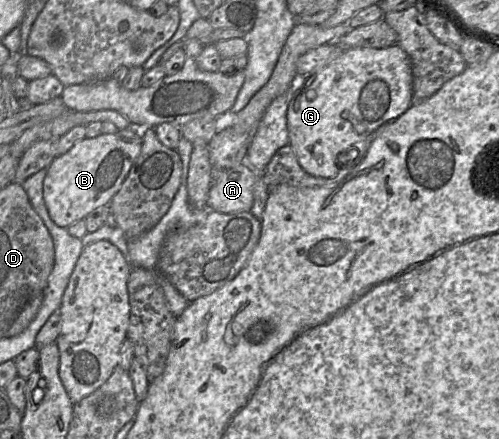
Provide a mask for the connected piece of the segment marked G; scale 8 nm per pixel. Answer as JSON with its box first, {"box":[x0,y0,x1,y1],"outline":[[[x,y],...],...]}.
{"box":[287,45,413,178],"outline":[[[393,45],[383,49],[376,48],[349,48],[344,49],[343,53],[334,61],[326,66],[308,73],[306,76],[302,76],[298,80],[298,89],[294,93],[291,101],[289,102],[287,110],[287,128],[289,134],[289,144],[292,146],[296,158],[302,167],[308,174],[321,177],[330,178],[335,177],[340,172],[340,163],[347,160],[356,161],[357,158],[363,159],[365,156],[359,156],[359,151],[354,150],[354,145],[360,141],[370,140],[370,143],[375,138],[377,131],[384,127],[387,123],[397,119],[403,113],[405,113],[412,105],[413,95],[413,75],[411,69],[411,63],[408,55],[398,45]]]}

